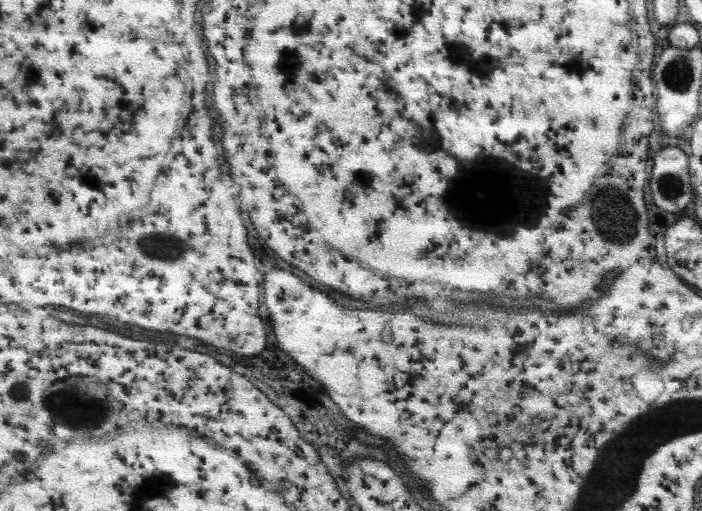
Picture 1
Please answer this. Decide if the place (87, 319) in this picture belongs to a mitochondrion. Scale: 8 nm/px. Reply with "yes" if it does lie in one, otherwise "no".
no

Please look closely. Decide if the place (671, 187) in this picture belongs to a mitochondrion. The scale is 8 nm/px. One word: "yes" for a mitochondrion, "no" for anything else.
yes

